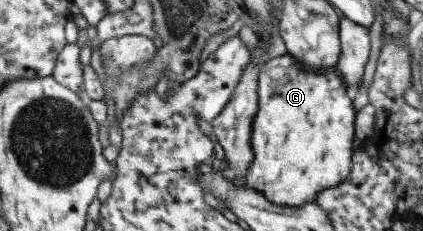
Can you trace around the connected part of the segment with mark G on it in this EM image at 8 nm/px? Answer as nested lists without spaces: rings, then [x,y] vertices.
[[[288,51],[273,57],[259,75],[259,112],[254,120],[252,147],[256,160],[248,170],[248,186],[260,190],[271,202],[283,207],[299,207],[315,203],[321,192],[348,180],[353,168],[355,112],[352,93],[339,68],[313,72]]]

